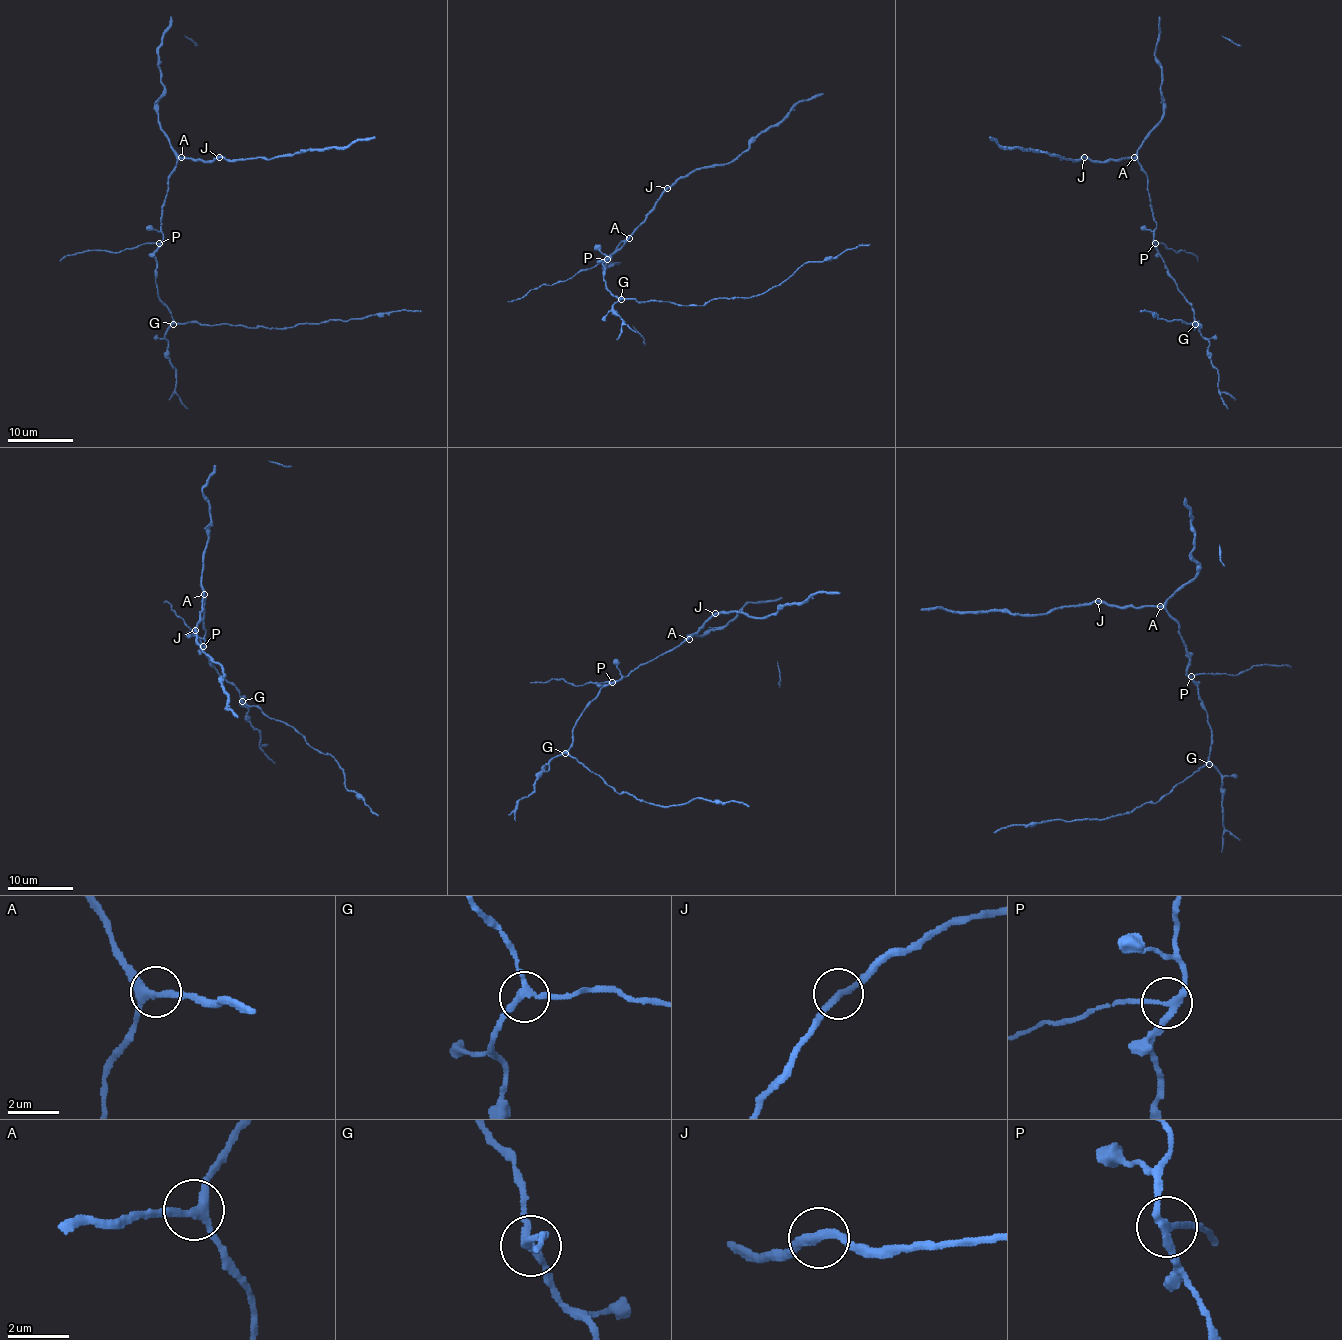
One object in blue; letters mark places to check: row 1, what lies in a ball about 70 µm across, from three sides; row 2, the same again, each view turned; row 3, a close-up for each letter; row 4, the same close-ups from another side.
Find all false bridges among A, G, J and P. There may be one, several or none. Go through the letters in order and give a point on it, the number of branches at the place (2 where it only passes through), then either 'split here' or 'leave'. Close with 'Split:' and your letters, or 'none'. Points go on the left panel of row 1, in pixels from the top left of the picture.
A: (181, 157) | 3 | leave
G: (173, 324) | 3 | leave
J: (219, 157) | 2 | leave
P: (159, 243) | 3 | split here
Split: P

